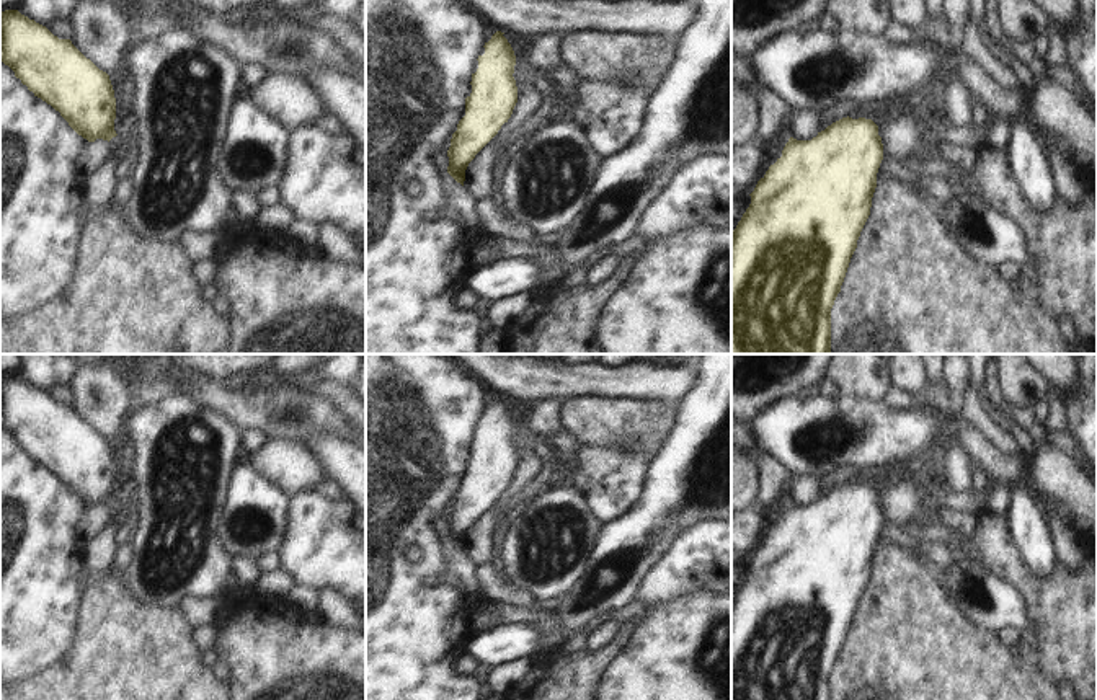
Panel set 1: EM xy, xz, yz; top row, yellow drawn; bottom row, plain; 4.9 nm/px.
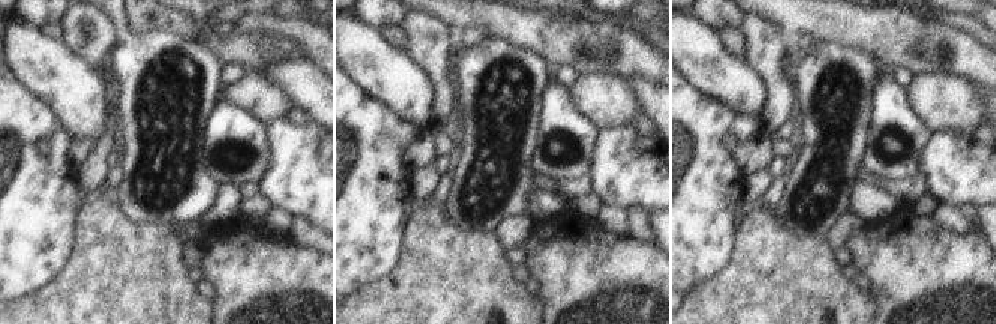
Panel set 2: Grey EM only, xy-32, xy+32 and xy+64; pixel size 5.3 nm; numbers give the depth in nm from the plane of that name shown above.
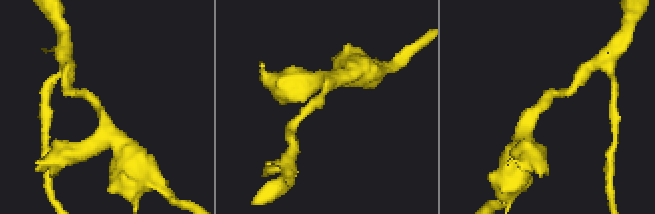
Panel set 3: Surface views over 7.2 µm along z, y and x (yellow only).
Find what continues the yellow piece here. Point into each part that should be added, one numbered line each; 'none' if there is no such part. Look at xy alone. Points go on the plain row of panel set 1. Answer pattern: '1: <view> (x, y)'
1: xy (116, 509)

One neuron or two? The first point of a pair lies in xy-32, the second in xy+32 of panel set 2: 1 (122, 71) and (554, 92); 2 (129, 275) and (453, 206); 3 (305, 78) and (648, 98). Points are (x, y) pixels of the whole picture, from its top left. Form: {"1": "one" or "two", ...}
{"1": "two", "2": "two", "3": "one"}

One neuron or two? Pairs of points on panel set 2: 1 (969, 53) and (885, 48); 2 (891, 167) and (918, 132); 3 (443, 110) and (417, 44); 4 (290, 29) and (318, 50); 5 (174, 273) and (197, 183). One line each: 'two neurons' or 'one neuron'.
1: one neuron
2: one neuron
3: one neuron
4: one neuron
5: two neurons

